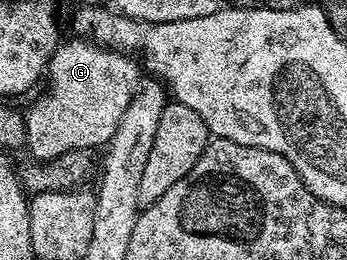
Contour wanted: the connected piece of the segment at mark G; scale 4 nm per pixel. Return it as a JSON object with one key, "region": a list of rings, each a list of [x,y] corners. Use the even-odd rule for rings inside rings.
{"region":[[[73,38],[67,42],[59,43],[58,49],[54,51],[54,56],[50,59],[50,67],[48,69],[48,81],[50,80],[50,93],[47,94],[43,100],[38,101],[32,105],[30,112],[25,113],[26,117],[26,142],[25,147],[30,148],[30,152],[35,161],[45,162],[47,160],[55,160],[60,158],[60,154],[68,154],[75,150],[90,150],[93,149],[93,144],[100,144],[106,146],[114,134],[116,128],[120,125],[121,115],[124,114],[128,108],[129,103],[132,102],[134,93],[137,91],[140,83],[140,75],[138,76],[138,68],[140,72],[140,64],[137,59],[131,58],[127,53],[116,52],[113,48],[103,48],[100,44],[95,44],[86,38]]]}

